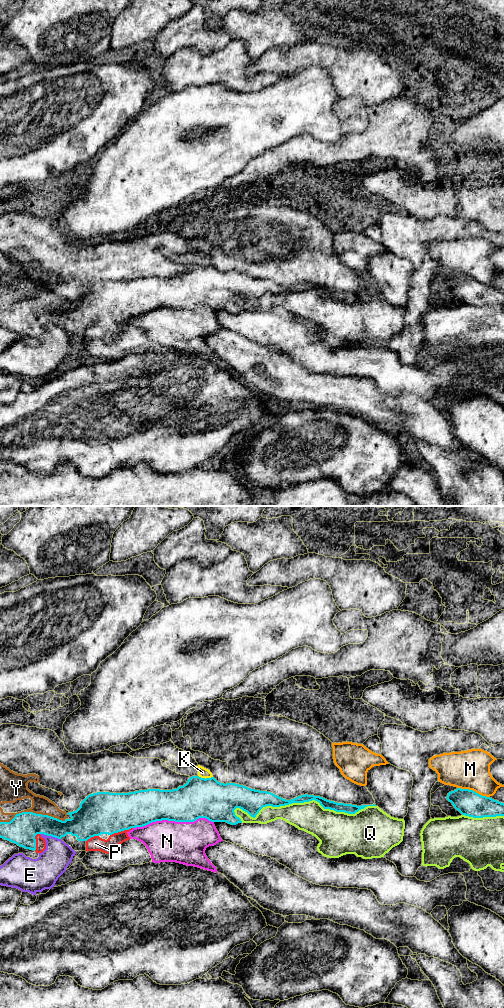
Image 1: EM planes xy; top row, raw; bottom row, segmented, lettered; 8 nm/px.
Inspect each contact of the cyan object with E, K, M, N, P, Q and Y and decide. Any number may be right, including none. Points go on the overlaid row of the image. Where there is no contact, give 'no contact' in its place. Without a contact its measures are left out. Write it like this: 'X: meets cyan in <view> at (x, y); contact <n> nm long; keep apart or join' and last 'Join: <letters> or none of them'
E: meets cyan in xy at (50, 835); contact 180 nm long; keep apart
K: meets cyan in xy at (204, 778); contact 120 nm long; keep apart
M: meets cyan in xy at (472, 790); contact 280 nm long; keep apart
N: meets cyan in xy at (173, 820); contact 650 nm long; keep apart
P: meets cyan in xy at (121, 830); contact 200 nm long; join
Q: meets cyan in xy at (303, 802); contact 1150 nm long; keep apart
Y: meets cyan in xy at (32, 812); contact 550 nm long; keep apart
Join: P

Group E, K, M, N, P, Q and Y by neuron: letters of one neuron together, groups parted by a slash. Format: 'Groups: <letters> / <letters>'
Groups: E / K / M / N / P / Q Y

